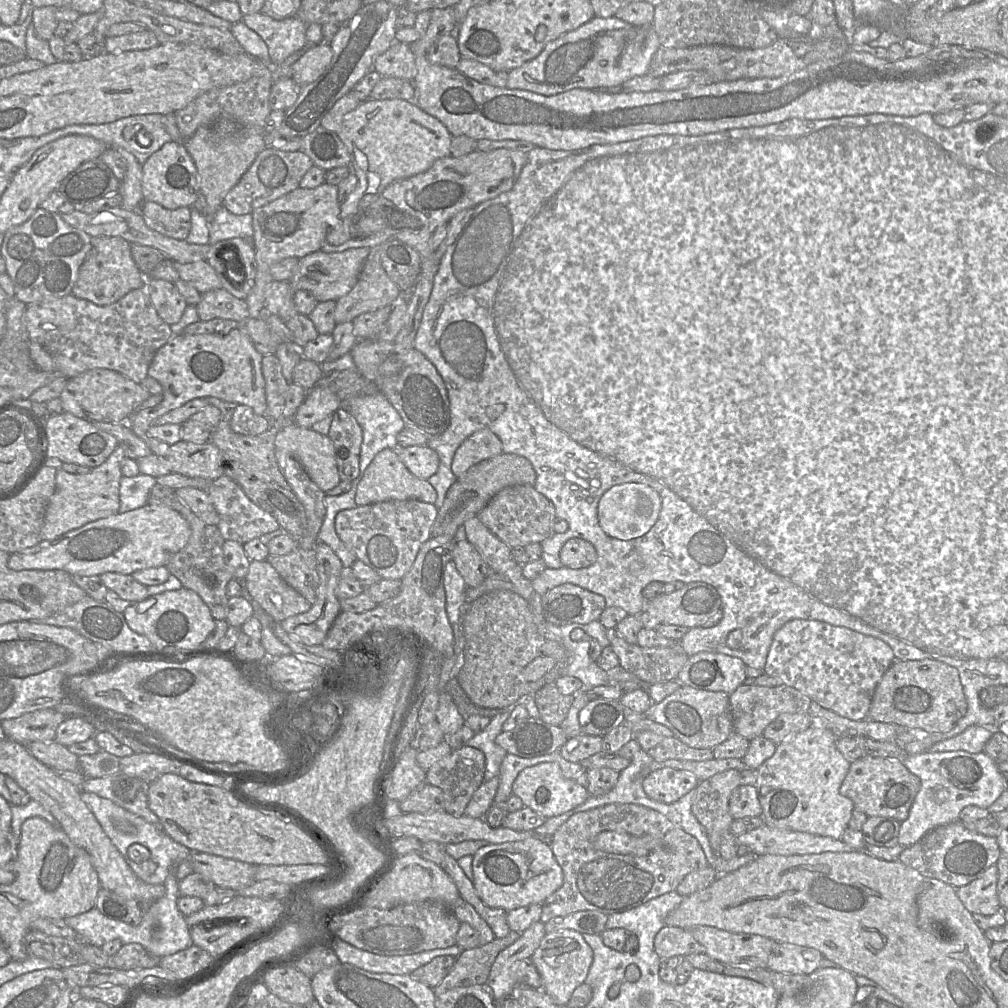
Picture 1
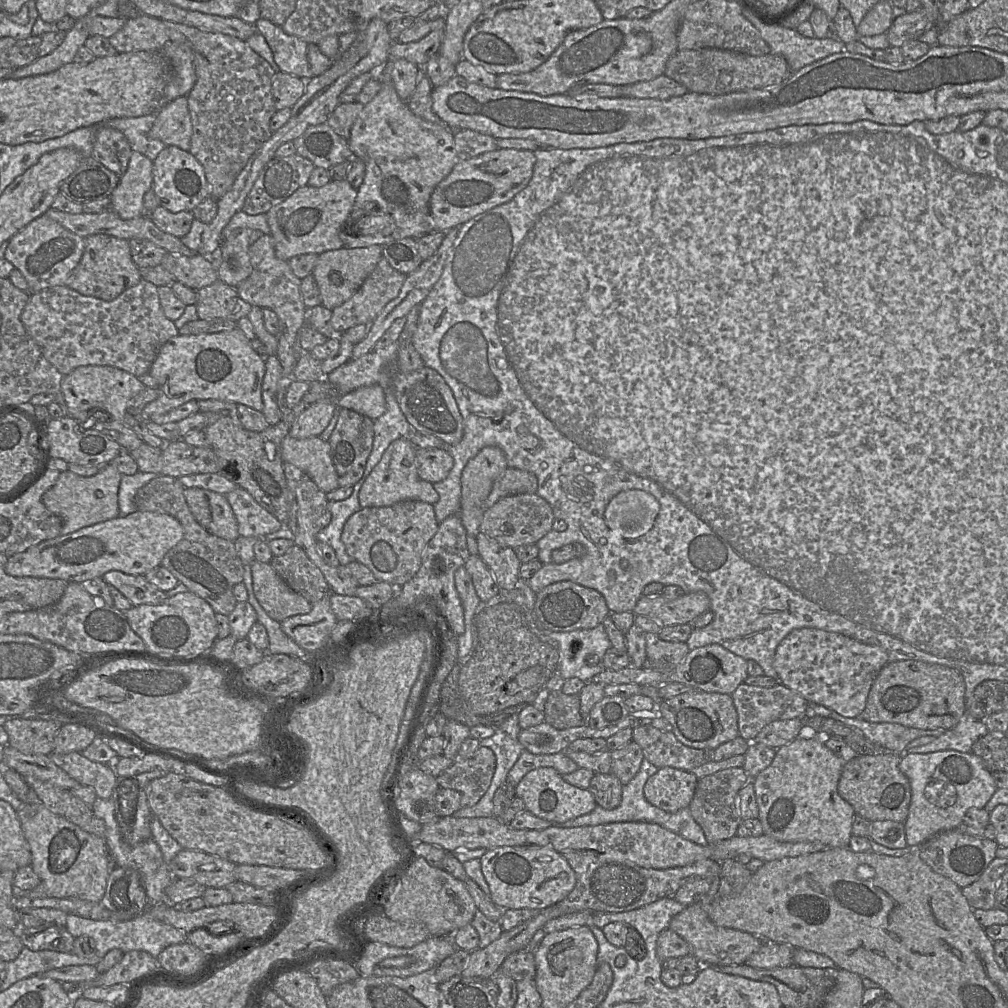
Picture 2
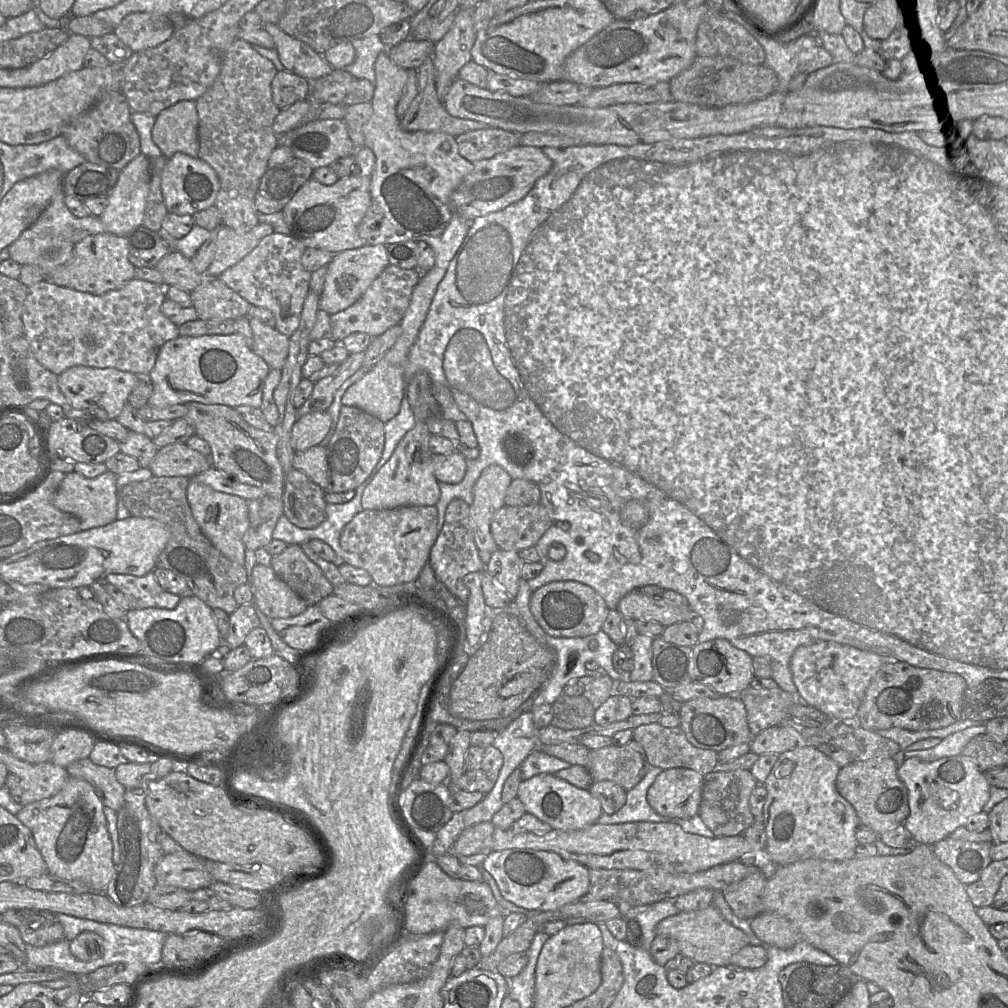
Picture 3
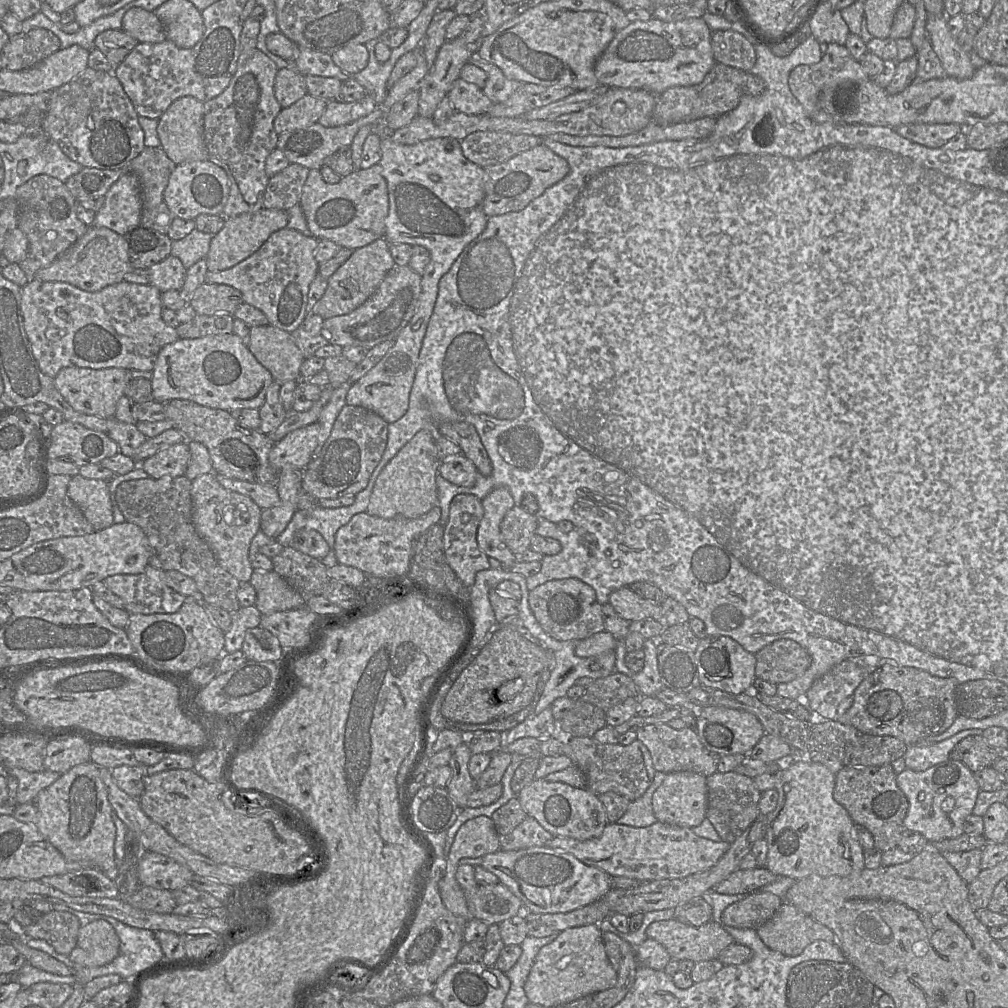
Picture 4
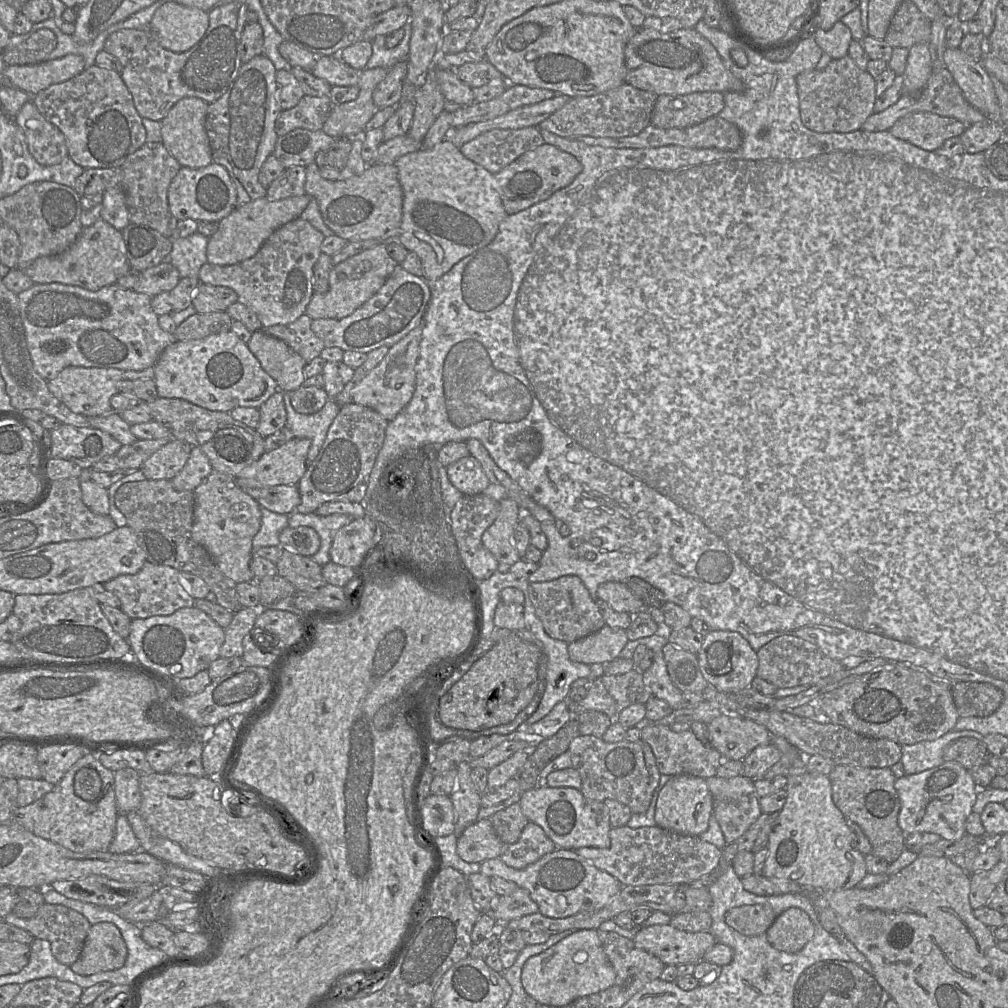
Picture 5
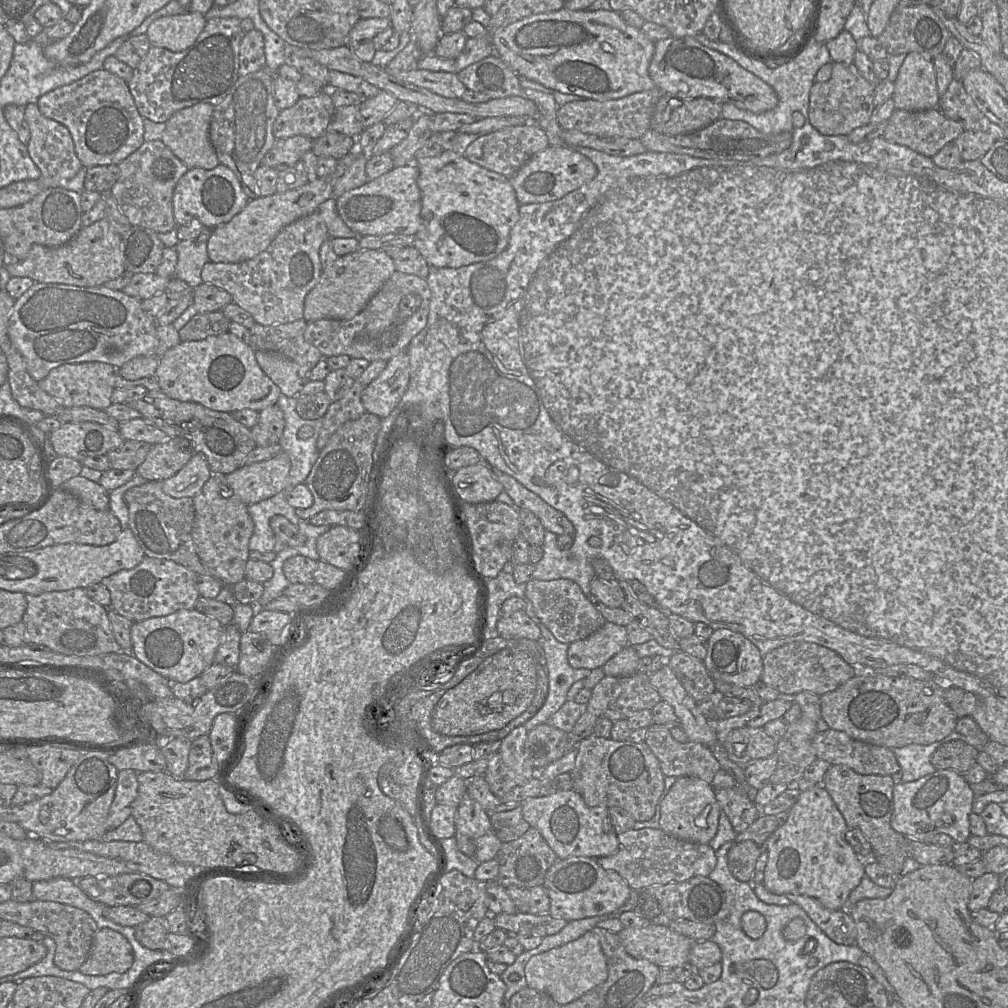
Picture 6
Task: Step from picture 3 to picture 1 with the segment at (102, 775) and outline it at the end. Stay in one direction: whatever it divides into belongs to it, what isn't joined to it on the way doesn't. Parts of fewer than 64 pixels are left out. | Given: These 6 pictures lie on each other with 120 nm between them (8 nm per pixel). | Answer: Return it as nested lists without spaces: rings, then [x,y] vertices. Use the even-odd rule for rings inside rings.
[[[35,741],[25,746],[37,760],[52,769],[81,771],[79,768],[78,756],[56,741]]]

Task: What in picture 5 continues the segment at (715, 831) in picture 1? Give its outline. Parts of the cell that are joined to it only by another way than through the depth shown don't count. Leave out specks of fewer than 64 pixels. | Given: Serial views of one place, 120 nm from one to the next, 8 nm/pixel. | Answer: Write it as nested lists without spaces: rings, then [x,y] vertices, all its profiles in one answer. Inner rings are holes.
[[[744,775],[706,778],[713,799],[713,815],[726,844],[741,837],[762,814],[754,781]]]

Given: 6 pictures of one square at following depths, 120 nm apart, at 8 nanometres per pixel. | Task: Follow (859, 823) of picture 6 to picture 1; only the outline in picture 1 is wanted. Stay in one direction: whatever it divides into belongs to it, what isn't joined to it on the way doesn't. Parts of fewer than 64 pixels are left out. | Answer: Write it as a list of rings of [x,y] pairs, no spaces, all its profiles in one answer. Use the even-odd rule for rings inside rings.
[[[864,755],[850,763],[839,792],[853,802],[854,809],[868,817],[886,817],[903,822],[907,819],[919,790],[920,779],[902,761]]]

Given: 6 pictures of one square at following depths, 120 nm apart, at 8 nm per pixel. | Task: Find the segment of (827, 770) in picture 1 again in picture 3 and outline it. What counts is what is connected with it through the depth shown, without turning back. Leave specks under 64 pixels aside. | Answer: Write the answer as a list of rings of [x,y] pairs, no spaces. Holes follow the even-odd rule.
[[[800,745],[778,756],[763,784],[767,790],[762,813],[767,836],[763,861],[783,866],[805,859],[843,861],[856,856],[858,817],[853,806],[836,790],[839,770],[840,767],[834,760],[813,746]]]

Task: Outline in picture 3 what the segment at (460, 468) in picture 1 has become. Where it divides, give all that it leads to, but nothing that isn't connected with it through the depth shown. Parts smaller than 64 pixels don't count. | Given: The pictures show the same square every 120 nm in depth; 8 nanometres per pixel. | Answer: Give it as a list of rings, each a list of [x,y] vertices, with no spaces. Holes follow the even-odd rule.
[[[499,465],[483,470],[473,486],[470,505],[470,526],[479,551],[495,552],[498,546],[491,534],[490,524],[495,513],[505,505],[511,476]]]

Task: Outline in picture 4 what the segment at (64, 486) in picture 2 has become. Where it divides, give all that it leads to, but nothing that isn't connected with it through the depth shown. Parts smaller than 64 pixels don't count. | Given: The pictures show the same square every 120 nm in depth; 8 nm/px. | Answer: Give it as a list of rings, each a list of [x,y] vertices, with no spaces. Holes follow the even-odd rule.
[[[78,474],[71,477],[67,495],[82,511],[95,531],[114,524],[109,481],[88,479]]]

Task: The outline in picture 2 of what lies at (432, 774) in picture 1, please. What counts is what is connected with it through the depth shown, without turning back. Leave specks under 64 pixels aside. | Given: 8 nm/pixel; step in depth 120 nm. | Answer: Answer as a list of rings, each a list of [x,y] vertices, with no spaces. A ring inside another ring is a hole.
[[[480,746],[472,757],[455,759],[454,763],[436,777],[440,788],[456,790],[461,795],[461,807],[474,806],[488,790],[496,768],[496,756],[487,747]]]

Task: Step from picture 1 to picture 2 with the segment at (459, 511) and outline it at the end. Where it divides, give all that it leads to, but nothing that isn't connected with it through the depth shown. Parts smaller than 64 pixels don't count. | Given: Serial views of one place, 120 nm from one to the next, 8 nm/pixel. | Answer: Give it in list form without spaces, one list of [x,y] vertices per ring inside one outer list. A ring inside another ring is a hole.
[[[508,466],[495,480],[485,502],[485,509],[507,496],[536,493],[537,487],[538,479],[533,473]]]

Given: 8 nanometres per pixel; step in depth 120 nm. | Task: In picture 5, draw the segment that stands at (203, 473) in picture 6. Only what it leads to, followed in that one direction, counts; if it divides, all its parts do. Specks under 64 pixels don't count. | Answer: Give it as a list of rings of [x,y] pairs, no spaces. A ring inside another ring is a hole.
[[[192,447],[186,464],[170,481],[178,491],[193,492],[212,471],[213,468],[205,453],[198,447]]]

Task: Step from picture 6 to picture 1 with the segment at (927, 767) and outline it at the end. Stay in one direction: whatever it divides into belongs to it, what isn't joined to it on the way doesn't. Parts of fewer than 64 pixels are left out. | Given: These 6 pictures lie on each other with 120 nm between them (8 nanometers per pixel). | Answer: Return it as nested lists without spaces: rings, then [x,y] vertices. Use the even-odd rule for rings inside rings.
[[[973,725],[957,736],[933,744],[928,751],[966,751],[969,753],[980,753],[983,752],[984,746],[991,735],[992,733],[988,729],[980,725]]]

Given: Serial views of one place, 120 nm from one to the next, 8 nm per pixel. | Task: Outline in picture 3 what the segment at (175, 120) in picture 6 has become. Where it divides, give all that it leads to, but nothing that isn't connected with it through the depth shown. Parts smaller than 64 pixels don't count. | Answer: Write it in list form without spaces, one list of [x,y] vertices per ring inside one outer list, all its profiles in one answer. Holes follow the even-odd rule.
[[[181,100],[162,110],[156,116],[151,134],[153,142],[167,159],[170,159],[177,152],[194,158],[198,157],[196,102]]]

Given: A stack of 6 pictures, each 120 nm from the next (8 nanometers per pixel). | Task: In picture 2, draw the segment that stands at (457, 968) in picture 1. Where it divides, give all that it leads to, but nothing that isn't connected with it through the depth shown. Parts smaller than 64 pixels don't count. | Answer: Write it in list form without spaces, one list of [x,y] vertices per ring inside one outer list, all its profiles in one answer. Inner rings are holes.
[[[558,903],[540,911],[532,918],[510,931],[503,931],[500,937],[487,947],[470,952],[469,961],[461,973],[466,978],[489,979],[500,970],[501,964],[512,953],[524,950],[535,933],[550,920],[572,914],[563,912]]]

